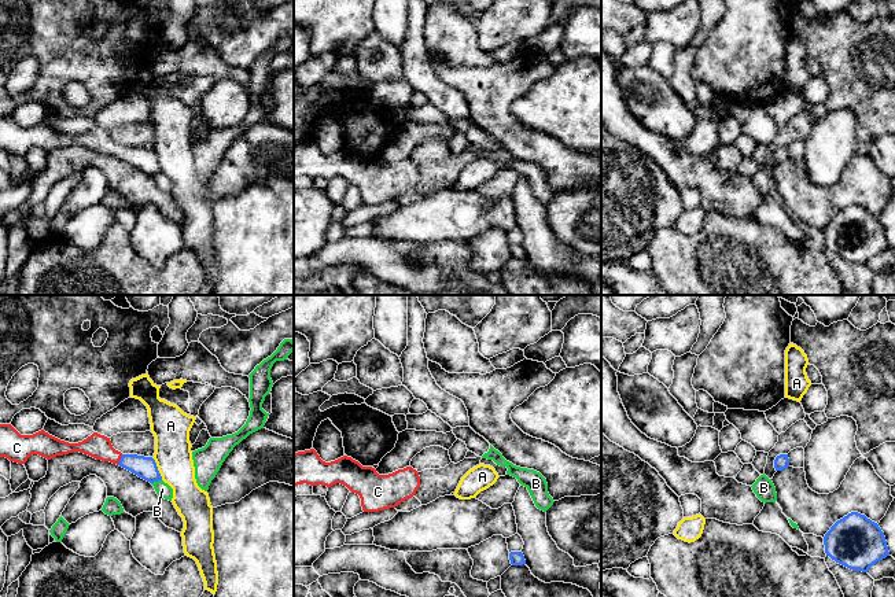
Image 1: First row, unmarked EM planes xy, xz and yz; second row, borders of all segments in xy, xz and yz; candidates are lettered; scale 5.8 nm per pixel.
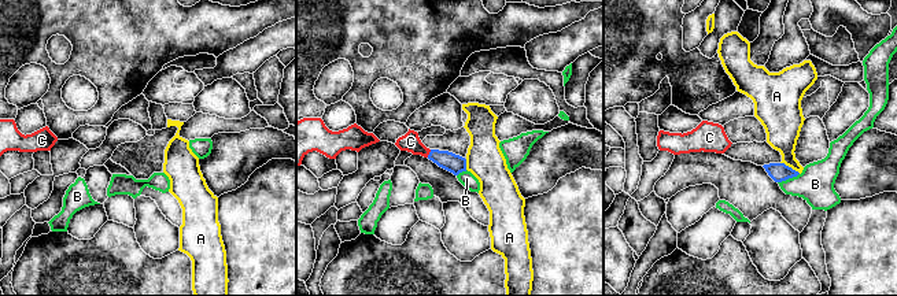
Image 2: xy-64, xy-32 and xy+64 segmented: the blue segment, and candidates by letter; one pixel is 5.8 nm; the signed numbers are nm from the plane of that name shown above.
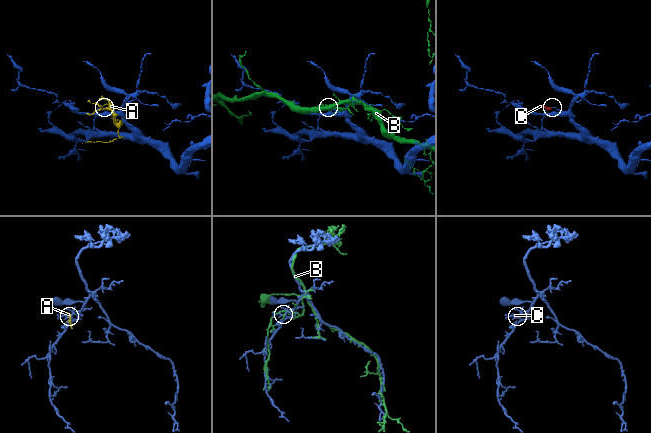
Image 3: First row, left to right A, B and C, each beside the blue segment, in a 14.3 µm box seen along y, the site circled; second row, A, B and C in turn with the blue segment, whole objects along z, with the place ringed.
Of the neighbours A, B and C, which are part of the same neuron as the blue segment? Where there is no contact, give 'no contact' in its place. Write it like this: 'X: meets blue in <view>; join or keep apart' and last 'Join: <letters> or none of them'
A: meets blue in xy; keep apart
B: meets blue in xy; keep apart
C: meets blue in xy; join
Join: C

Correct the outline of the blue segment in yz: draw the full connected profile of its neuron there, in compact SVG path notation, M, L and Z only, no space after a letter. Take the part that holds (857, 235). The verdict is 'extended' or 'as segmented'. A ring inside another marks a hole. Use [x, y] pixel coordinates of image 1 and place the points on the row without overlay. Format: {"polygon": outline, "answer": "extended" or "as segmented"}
{"polygon": "M851 204L837 213L825 226L824 237L826 248L852 264L868 265L873 257L890 248L884 225L879 217L858 204Z", "answer": "as segmented"}

